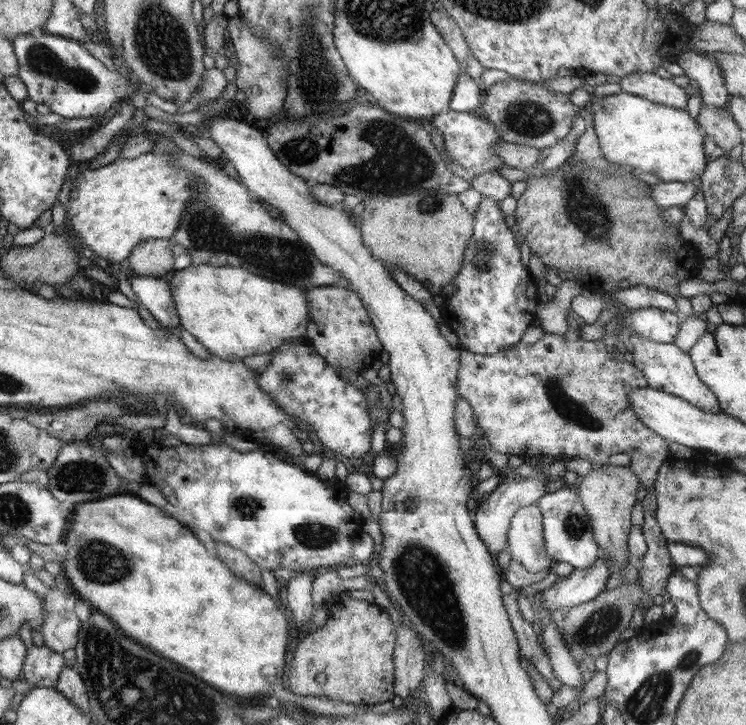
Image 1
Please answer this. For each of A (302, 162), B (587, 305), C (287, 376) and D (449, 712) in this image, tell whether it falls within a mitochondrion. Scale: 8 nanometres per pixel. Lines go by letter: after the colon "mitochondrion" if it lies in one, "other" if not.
A: mitochondrion
B: other
C: mitochondrion
D: other

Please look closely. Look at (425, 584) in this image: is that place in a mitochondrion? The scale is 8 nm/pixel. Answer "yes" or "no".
yes

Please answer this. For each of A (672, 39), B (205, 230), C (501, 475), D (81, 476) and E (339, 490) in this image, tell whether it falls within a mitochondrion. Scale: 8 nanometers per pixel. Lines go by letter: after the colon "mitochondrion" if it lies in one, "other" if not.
A: other
B: mitochondrion
C: other
D: mitochondrion
E: other

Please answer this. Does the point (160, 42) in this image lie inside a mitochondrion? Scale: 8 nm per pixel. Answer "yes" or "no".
yes

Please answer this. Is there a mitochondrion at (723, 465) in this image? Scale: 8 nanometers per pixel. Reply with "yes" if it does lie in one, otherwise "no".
no

